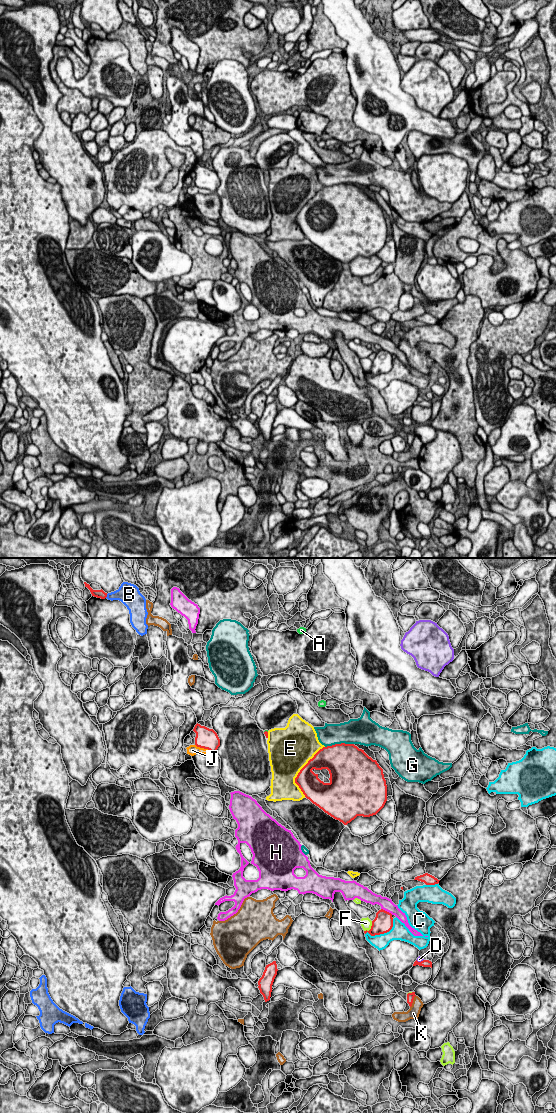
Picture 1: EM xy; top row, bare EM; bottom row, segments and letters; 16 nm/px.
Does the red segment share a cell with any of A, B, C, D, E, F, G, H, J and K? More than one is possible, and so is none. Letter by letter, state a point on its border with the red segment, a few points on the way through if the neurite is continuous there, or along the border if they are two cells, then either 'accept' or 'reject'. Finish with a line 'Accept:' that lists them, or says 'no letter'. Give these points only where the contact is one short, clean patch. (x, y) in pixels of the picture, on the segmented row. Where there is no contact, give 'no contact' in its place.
A: meets red in xy at (265, 731); runs through xy (266, 733), (265, 731), (265, 730); accept
B: meets red in xy at (106, 596); reject
C: meets red in xy at (382, 933); reject
D: meets red in xy at (419, 962); reject
E: meets red in xy at (300, 771); reject
F: meets red in xy at (371, 928); reject
G: meets red in xy at (339, 744); reject
H: meets red in xy at (386, 911); reject
J: meets red in xy at (203, 747); reject
K: meets red in xy at (412, 1001); reject
Accept: A

